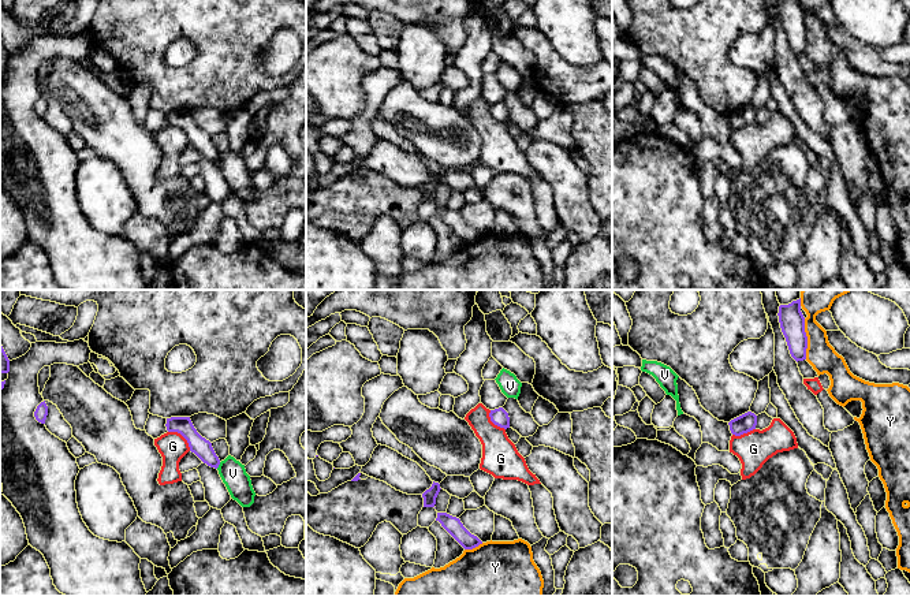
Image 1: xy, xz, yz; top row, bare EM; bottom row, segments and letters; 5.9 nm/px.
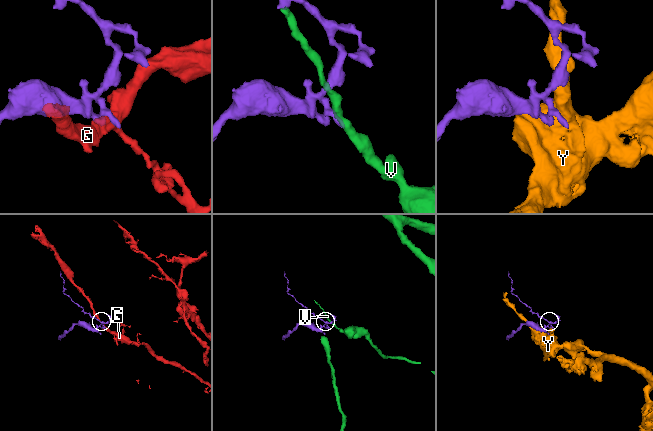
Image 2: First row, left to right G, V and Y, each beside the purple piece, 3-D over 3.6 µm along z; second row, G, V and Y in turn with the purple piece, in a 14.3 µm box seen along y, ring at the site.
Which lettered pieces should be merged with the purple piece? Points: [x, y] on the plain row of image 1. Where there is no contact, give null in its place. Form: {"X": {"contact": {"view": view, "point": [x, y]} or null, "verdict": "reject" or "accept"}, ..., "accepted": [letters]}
{"G": {"contact": {"view": "xy", "point": [182, 129]}, "verdict": "reject"}, "V": {"contact": {"view": "xy", "point": [219, 157]}, "verdict": "reject"}, "Y": {"contact": {"view": "yz", "point": [806, 33]}, "verdict": "reject"}, "accepted": []}

